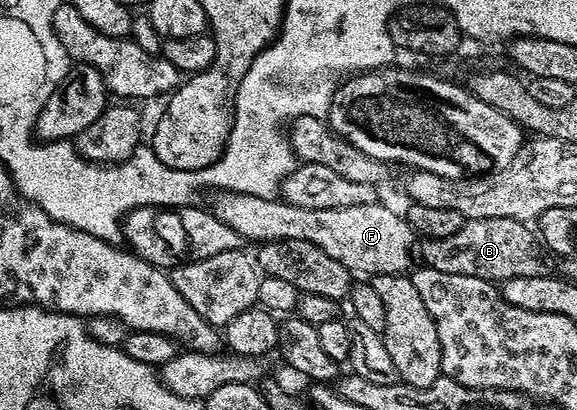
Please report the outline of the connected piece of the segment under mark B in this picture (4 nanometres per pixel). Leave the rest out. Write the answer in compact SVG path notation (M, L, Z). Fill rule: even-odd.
M488 217L467 219L460 233L452 237L422 239L420 259L427 267L440 269L440 273L460 273L464 277L480 277L500 285L512 277L536 277L542 270L542 259L538 256L540 239L525 222L512 217Z

